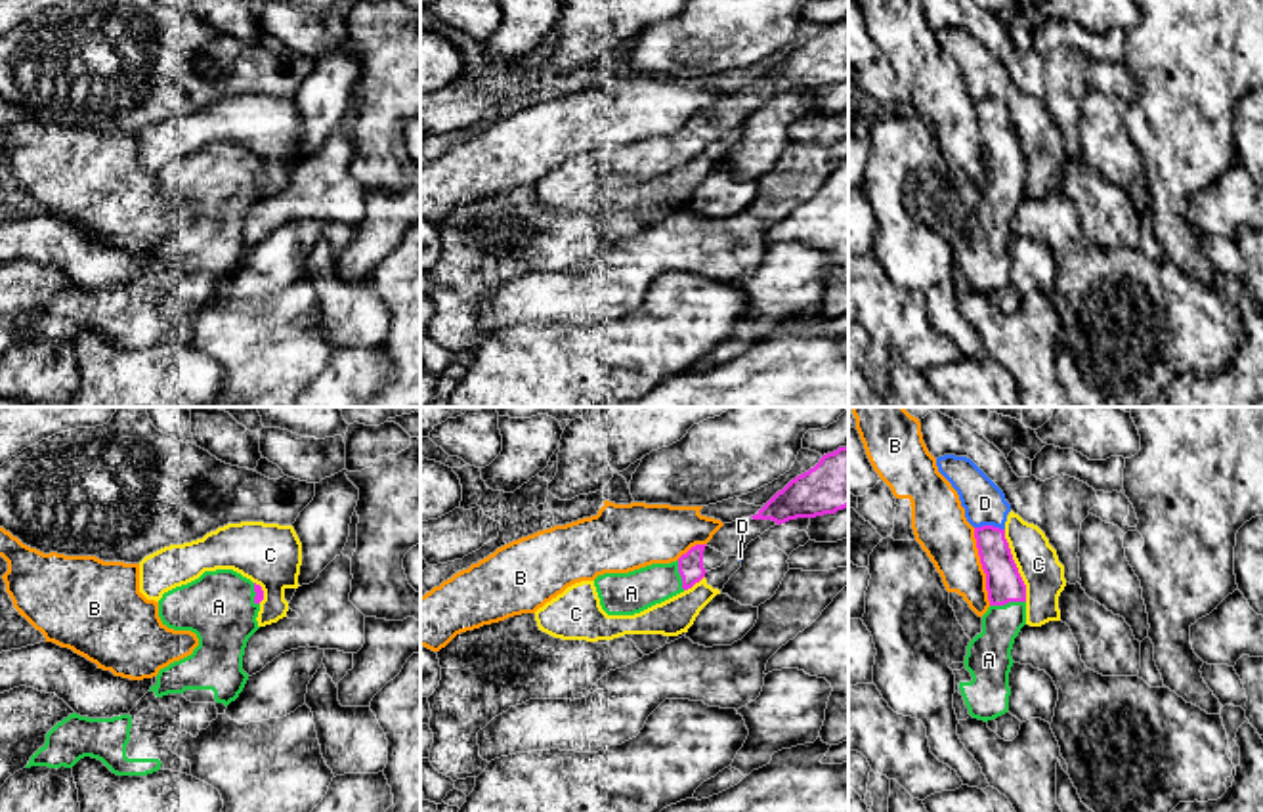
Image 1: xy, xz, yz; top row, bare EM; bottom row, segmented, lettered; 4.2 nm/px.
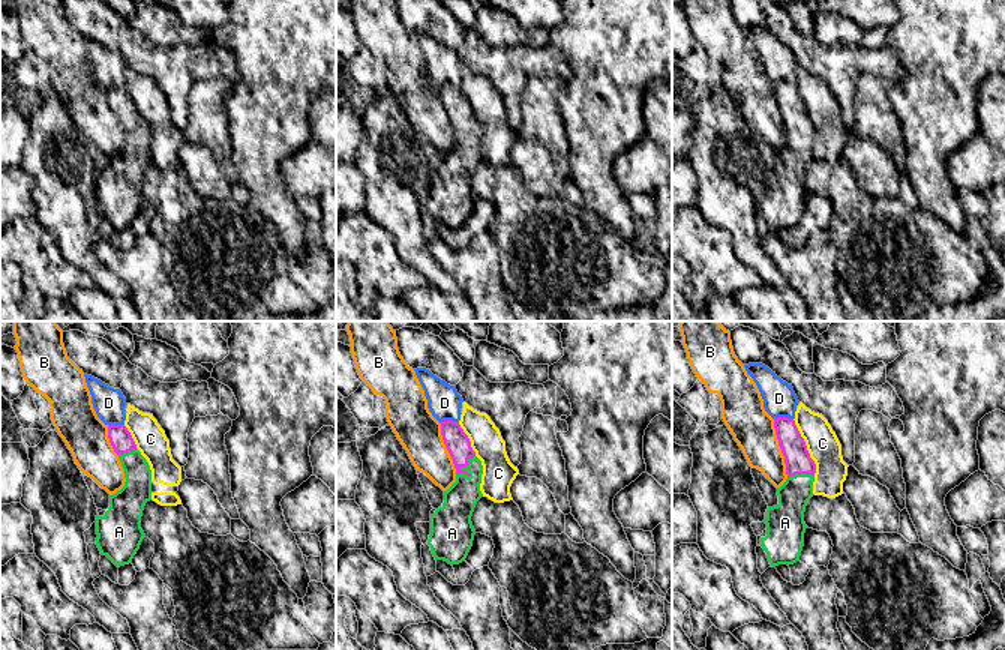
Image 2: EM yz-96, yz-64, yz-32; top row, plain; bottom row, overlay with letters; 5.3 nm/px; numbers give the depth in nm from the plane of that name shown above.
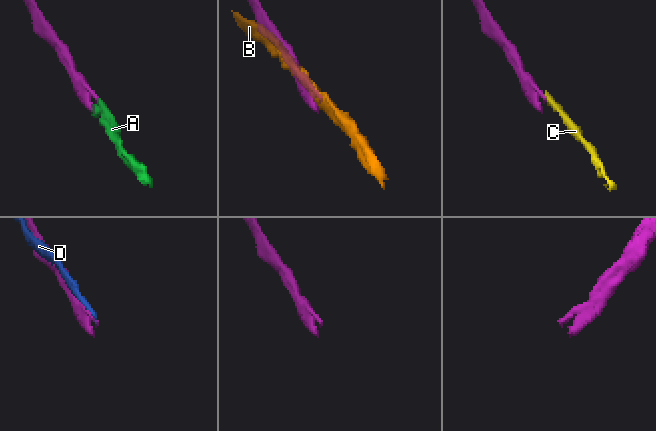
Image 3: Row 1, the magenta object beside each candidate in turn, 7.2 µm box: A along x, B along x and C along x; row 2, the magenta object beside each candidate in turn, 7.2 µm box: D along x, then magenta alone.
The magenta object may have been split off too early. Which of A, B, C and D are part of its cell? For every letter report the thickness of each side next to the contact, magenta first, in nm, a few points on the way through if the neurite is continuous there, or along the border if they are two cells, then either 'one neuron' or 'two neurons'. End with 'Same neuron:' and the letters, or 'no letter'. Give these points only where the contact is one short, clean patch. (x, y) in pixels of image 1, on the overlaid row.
A: 160 nm thick on the magenta side, 190 nm on the other; one neuron
B: 160 nm thick on the magenta side, 220 nm on the other; two neurons
C: 160 nm thick on the magenta side, 180 nm on the other; border along yz (1004, 530), (1025, 585), (1027, 600); two neurons
D: 160 nm thick on the magenta side, 180 nm on the other; two neurons
Same neuron: A

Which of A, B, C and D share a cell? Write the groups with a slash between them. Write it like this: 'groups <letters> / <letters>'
groups A / B / C D

